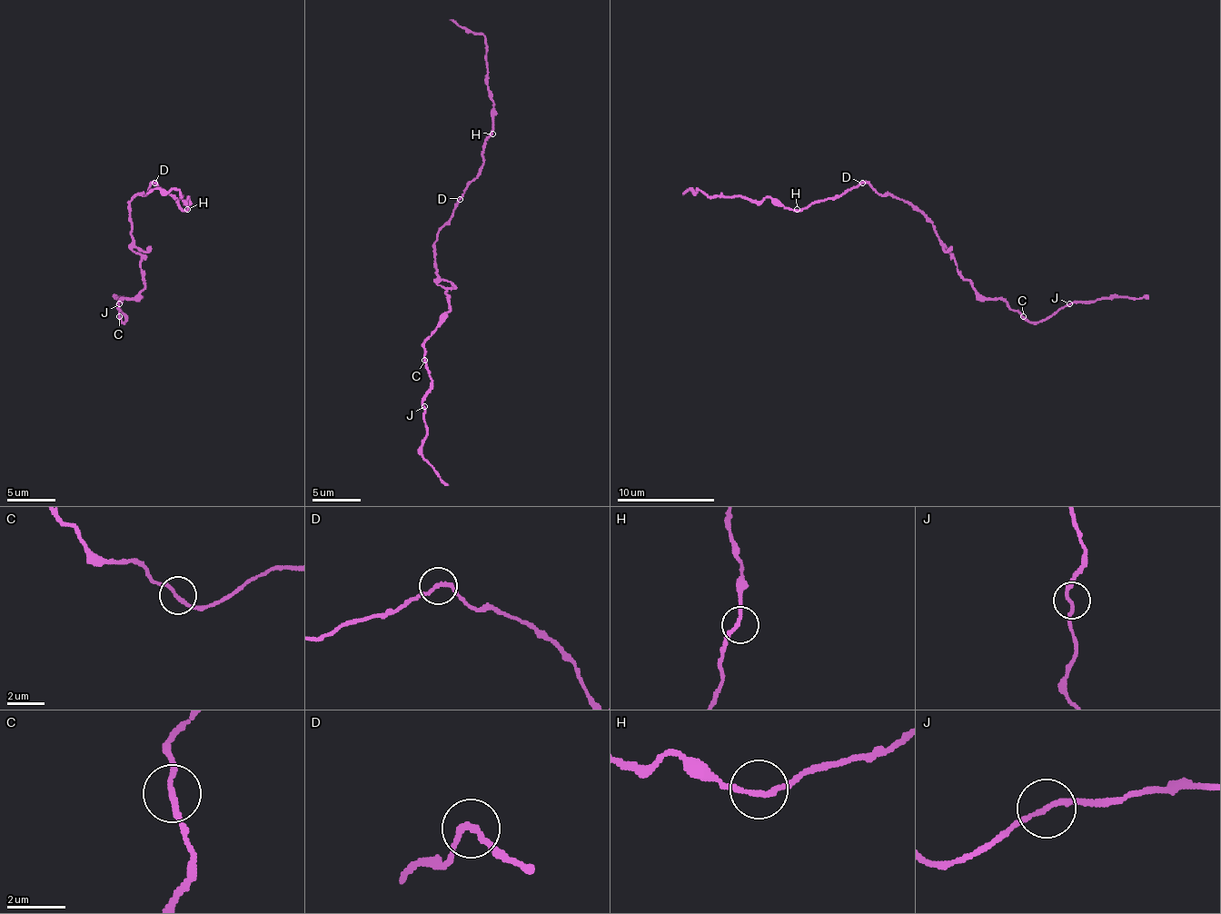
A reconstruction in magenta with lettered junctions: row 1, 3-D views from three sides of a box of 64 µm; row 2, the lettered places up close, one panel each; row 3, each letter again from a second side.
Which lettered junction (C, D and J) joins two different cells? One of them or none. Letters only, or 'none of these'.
none of these

